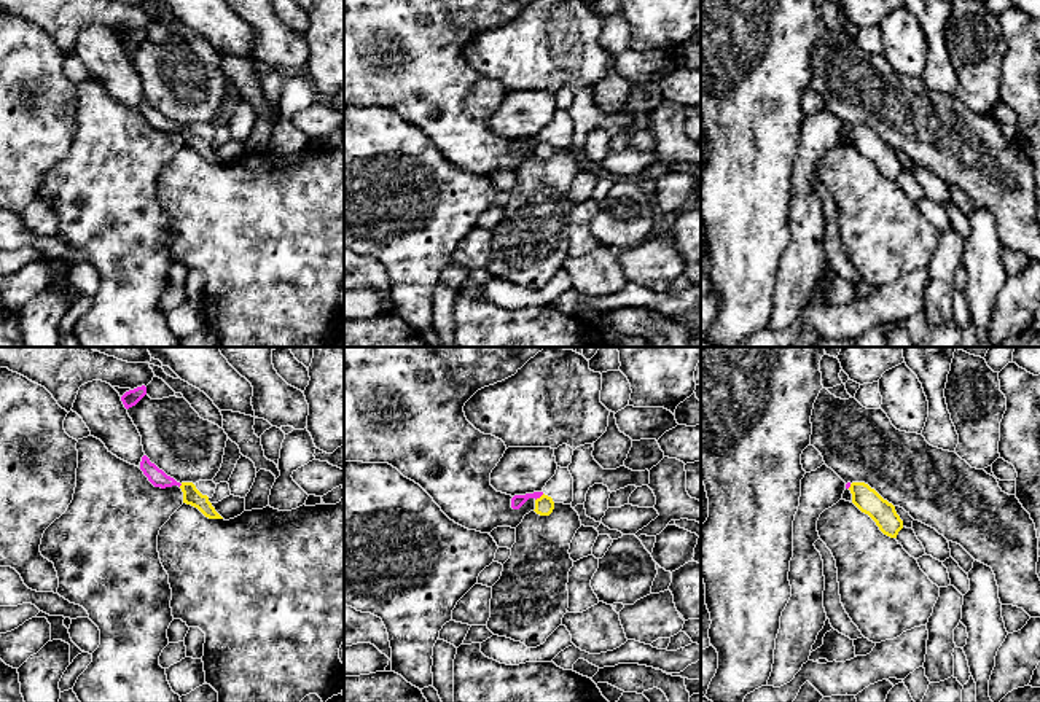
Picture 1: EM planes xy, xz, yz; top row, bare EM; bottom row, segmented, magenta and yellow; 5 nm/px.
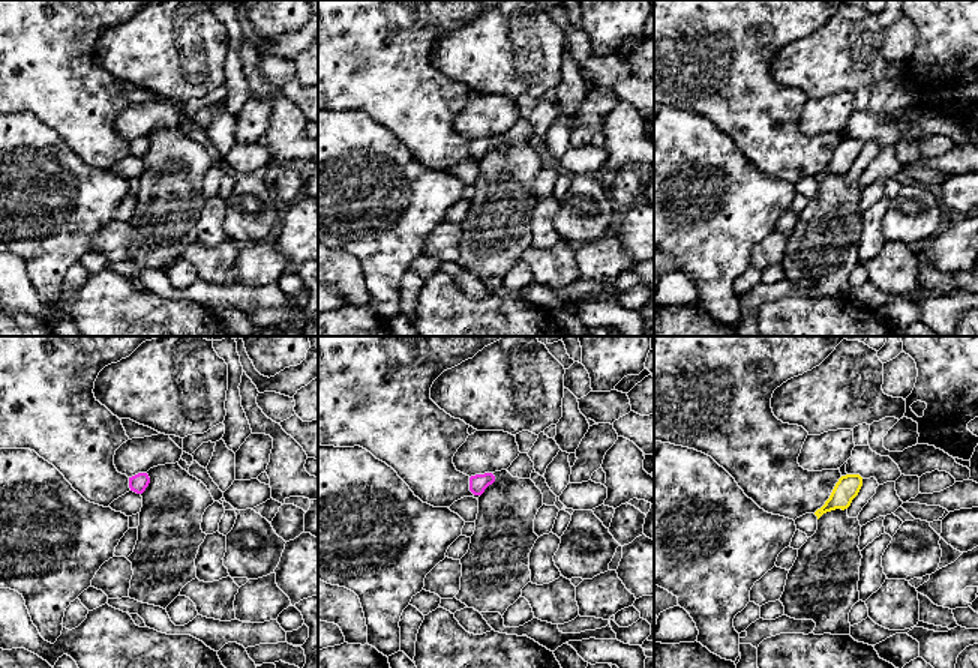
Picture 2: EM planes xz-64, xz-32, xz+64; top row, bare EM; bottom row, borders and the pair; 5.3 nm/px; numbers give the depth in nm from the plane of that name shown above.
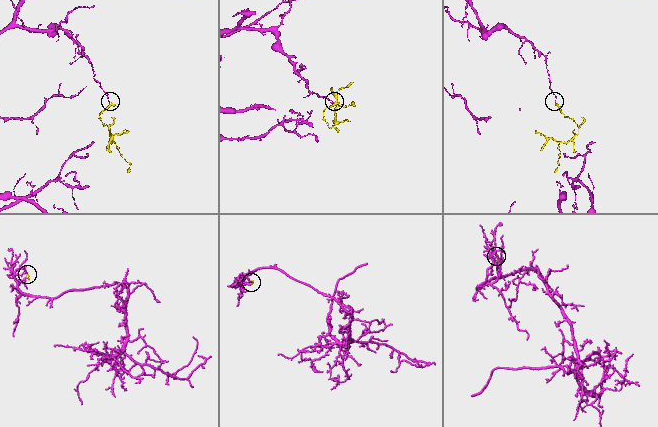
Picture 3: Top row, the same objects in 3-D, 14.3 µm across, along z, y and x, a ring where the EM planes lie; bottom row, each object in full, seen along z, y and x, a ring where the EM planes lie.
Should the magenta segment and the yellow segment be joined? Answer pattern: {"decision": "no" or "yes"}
{"decision": "no"}

